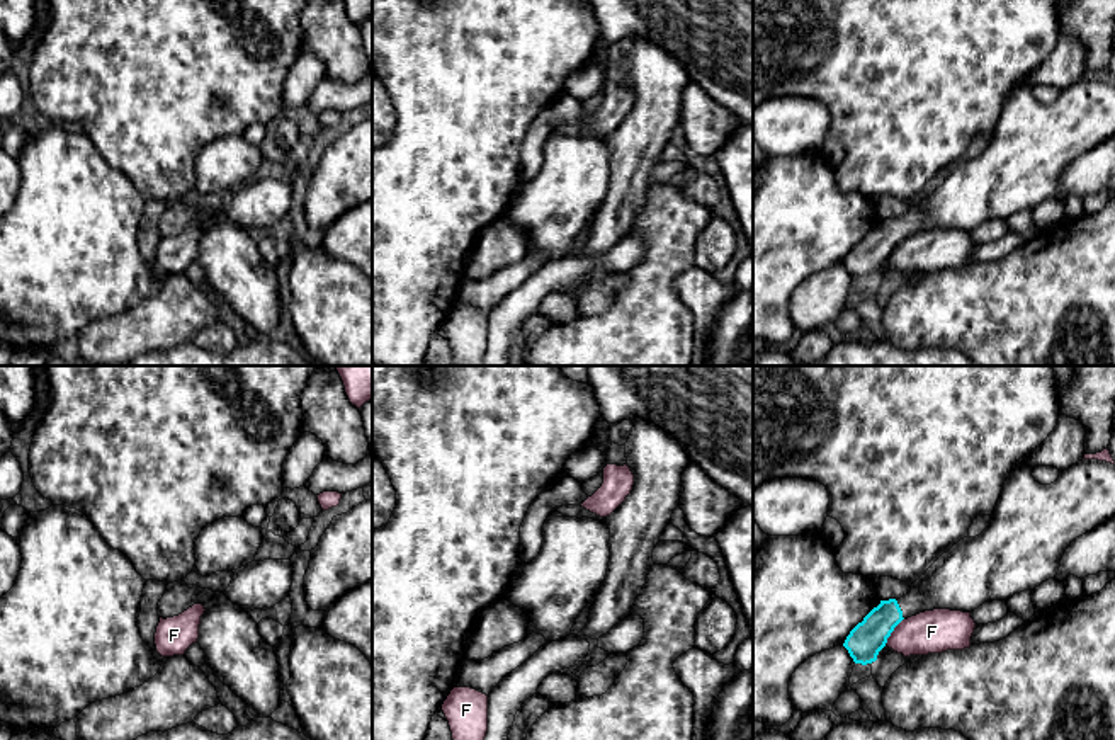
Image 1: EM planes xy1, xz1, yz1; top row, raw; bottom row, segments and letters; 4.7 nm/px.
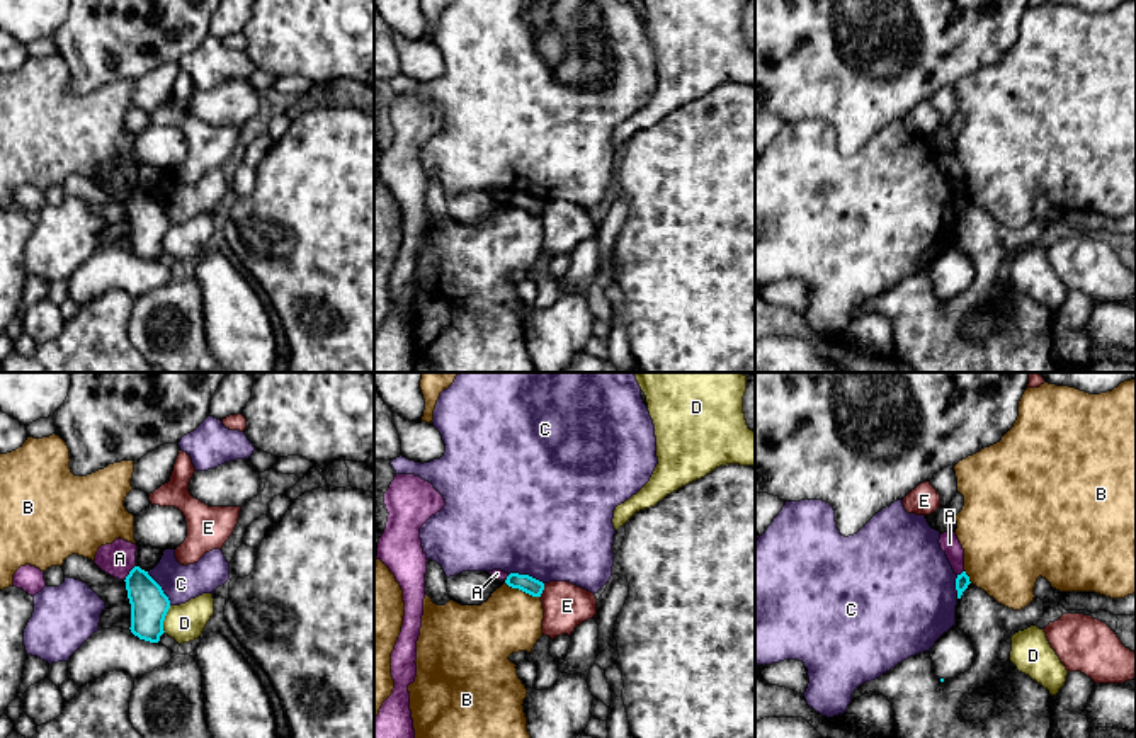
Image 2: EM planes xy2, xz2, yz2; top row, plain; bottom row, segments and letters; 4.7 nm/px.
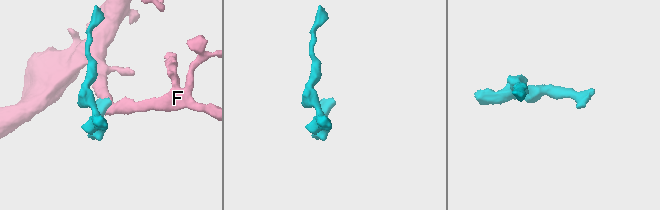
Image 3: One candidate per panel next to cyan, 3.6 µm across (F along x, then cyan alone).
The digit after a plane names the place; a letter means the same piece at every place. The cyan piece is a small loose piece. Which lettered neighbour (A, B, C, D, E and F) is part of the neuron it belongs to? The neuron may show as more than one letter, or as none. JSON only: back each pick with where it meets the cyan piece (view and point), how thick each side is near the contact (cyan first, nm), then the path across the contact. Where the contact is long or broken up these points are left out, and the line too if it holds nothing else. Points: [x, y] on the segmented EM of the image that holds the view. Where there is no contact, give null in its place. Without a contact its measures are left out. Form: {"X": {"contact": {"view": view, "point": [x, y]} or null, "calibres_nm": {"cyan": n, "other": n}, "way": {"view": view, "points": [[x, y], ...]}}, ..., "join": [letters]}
{"join": []}

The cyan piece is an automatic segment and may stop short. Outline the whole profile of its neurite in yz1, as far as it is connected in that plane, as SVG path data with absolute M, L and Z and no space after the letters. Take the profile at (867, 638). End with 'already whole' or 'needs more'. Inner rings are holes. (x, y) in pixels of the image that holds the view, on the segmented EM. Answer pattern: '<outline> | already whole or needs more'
M1081 459L1061 471L1050 485L1032 476L1028 463L1020 463L1006 478L989 526L976 538L964 538L943 553L901 599L880 601L846 636L843 646L855 663L872 663L894 628L911 616L933 609L972 612L984 602L1008 601L1056 578L1061 558L1079 536L1115 515L1115 464Z | needs more

